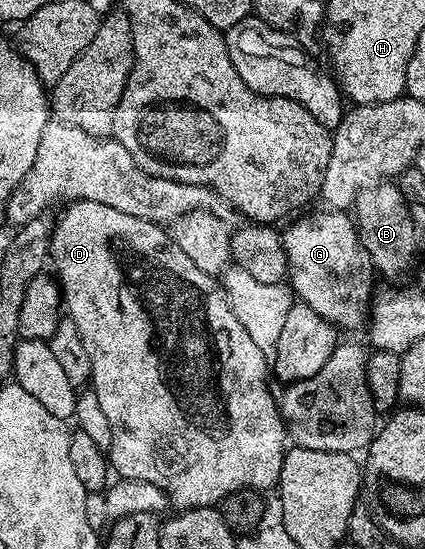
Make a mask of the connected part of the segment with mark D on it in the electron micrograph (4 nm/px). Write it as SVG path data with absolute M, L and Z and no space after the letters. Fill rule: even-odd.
M75 201L65 208L62 218L59 216L54 223L49 260L60 284L65 312L76 323L76 331L80 331L80 339L84 339L84 347L88 350L88 359L92 359L92 391L96 399L100 399L104 416L112 427L112 447L108 450L111 470L121 479L154 483L166 493L169 504L173 508L175 505L178 511L221 506L223 499L232 495L232 491L241 489L273 490L280 479L280 467L288 448L288 430L279 402L275 394L274 397L270 394L270 385L266 382L268 358L260 347L256 347L248 331L244 331L240 319L236 319L236 311L232 311L225 288L215 278L200 271L200 267L196 267L196 263L192 263L192 259L176 247L169 232L159 222L127 215L124 211L116 211L116 207L95 201Z

